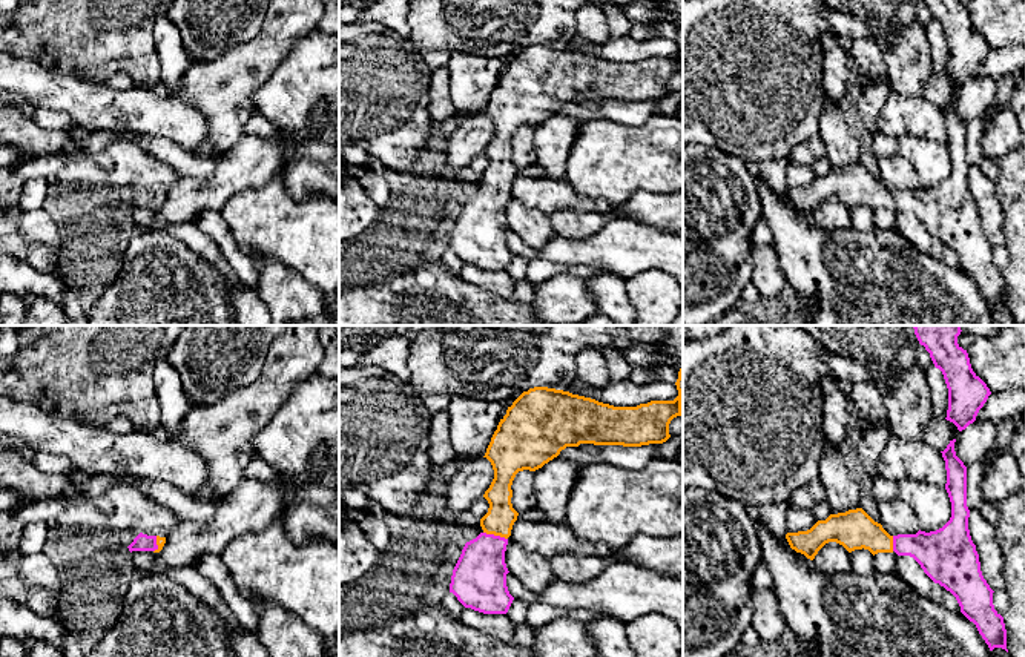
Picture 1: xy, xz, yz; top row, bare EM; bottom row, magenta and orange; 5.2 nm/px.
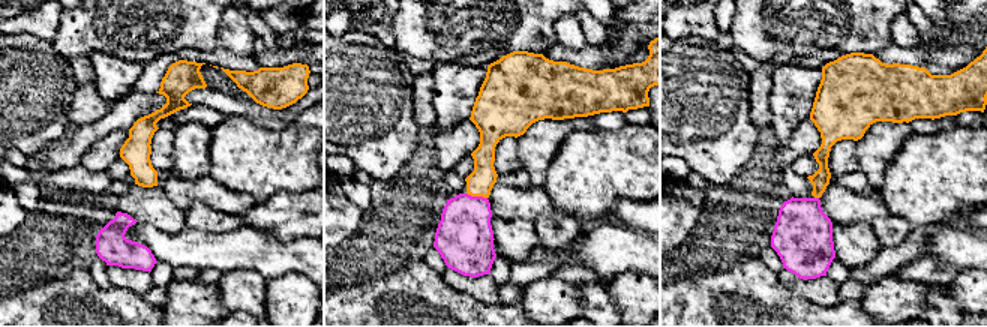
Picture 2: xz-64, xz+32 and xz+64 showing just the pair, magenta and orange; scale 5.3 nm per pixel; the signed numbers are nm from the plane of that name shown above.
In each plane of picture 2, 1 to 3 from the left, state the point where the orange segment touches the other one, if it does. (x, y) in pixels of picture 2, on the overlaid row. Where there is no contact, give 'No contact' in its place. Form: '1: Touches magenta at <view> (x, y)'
1: No contact
2: Touches magenta at xz+32 (477, 197)
3: Touches magenta at xz+64 (816, 198)

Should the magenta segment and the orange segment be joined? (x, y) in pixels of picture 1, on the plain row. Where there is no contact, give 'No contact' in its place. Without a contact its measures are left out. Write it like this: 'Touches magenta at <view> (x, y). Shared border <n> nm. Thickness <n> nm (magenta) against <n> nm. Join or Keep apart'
Touches magenta at xz (496, 192). Shared border 130 nm. Thickness 280 nm (magenta) against 150 nm. Join

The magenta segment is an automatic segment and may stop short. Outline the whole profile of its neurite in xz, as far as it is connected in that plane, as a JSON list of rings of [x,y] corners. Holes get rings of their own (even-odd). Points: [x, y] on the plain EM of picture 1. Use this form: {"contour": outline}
{"contour": [[[683,23],[678,28],[675,41],[678,52],[674,57],[651,57],[637,63],[614,63],[591,54],[548,43],[534,43],[528,48],[523,48],[512,58],[512,61],[508,63],[506,71],[500,75],[483,112],[491,118],[494,126],[494,135],[483,150],[489,160],[489,164],[488,169],[480,175],[480,183],[483,187],[476,195],[466,198],[462,206],[462,210],[453,226],[450,249],[453,249],[465,264],[471,264],[483,270],[506,270],[514,256],[506,243],[506,230],[509,227],[505,220],[505,207],[512,181],[519,172],[511,160],[511,141],[516,130],[523,126],[536,127],[557,114],[566,103],[578,103],[580,100],[641,103],[666,98],[671,94],[671,77],[677,72],[681,72]]]}

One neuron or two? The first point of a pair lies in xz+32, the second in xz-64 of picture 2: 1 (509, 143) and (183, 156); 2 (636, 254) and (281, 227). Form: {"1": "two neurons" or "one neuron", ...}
{"1": "two neurons", "2": "two neurons"}

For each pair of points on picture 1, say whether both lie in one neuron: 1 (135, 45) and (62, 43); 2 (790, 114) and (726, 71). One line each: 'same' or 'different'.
1: same
2: same

